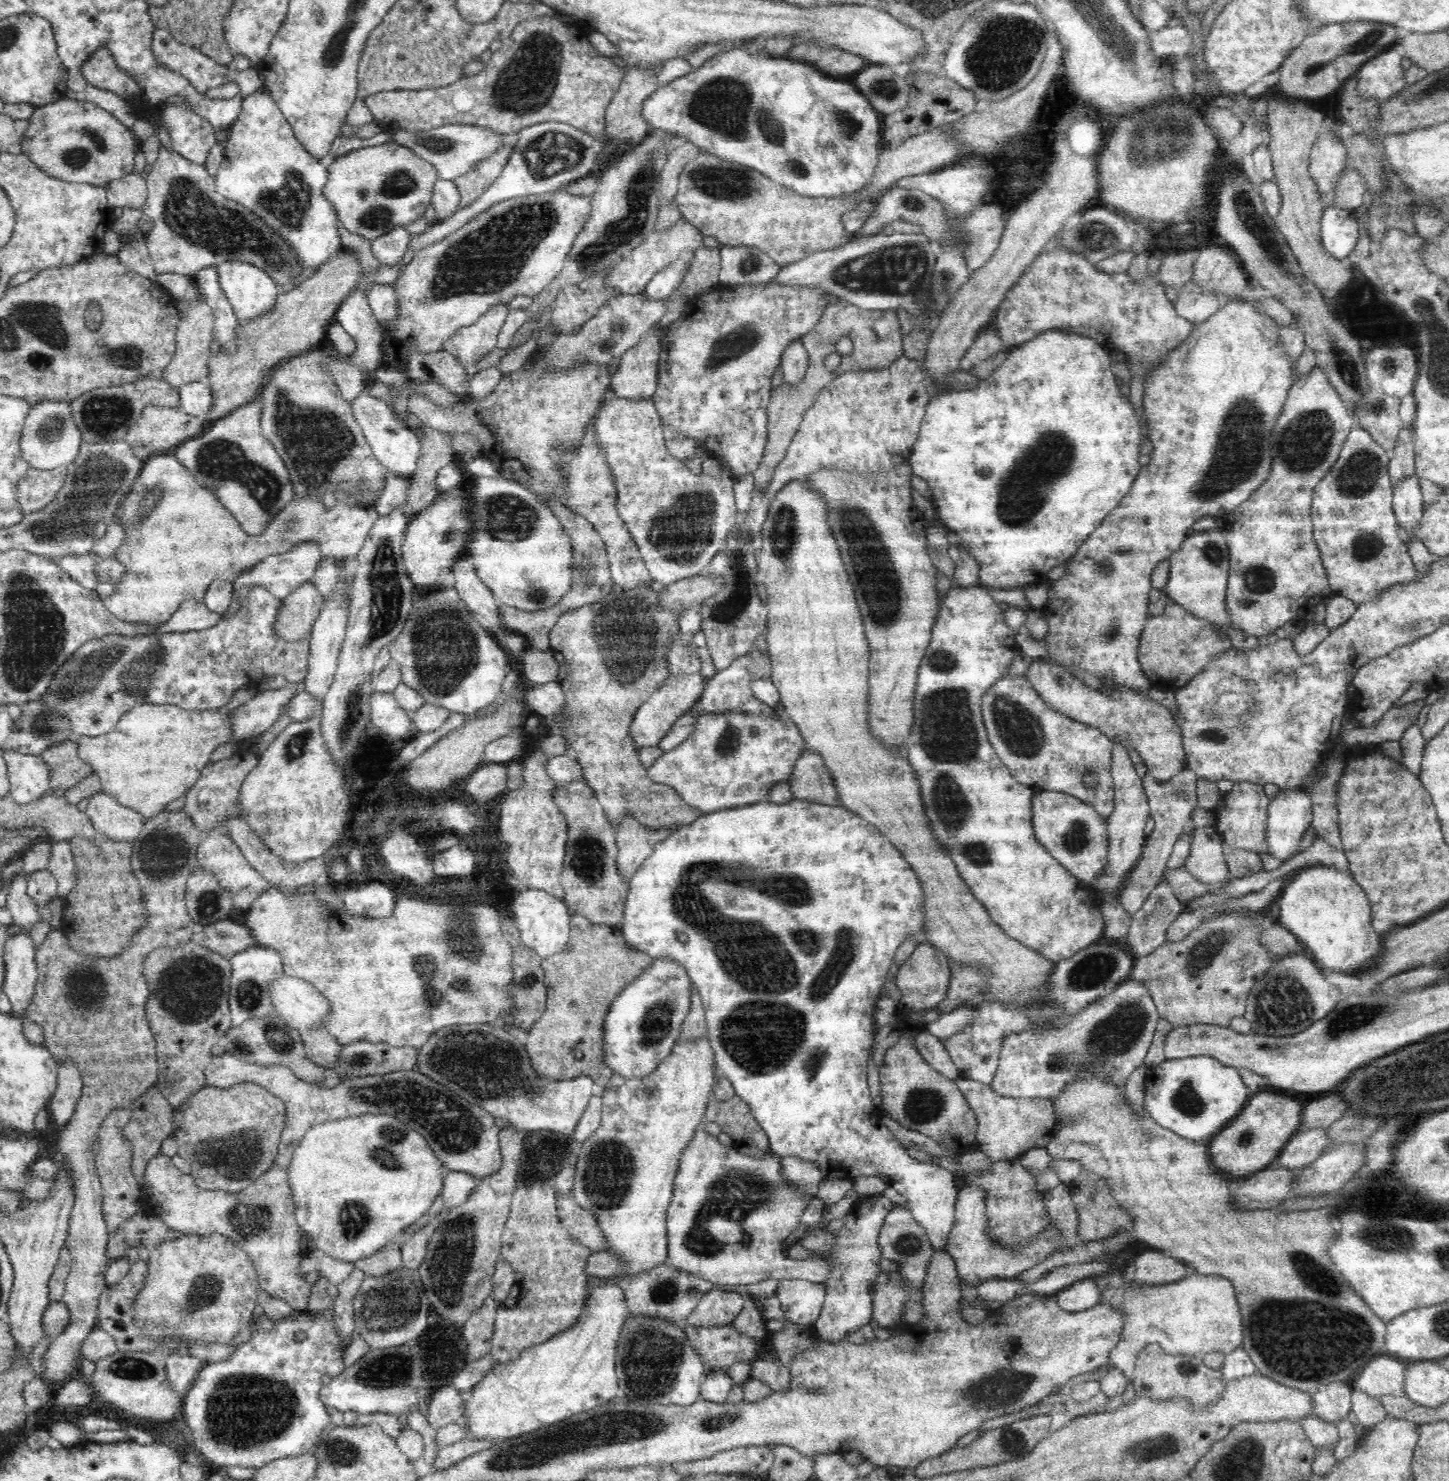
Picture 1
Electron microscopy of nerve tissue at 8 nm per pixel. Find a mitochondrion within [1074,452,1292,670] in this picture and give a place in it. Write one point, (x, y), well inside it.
(1259, 579)

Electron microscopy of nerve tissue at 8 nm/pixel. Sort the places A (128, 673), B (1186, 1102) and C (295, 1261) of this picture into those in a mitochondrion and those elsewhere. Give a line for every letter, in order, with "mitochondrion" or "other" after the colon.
A: mitochondrion
B: mitochondrion
C: other

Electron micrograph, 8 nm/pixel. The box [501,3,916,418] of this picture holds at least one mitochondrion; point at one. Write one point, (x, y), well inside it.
(724, 105)

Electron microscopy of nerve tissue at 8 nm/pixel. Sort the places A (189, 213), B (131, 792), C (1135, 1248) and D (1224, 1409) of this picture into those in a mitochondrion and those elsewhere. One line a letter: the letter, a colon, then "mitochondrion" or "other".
A: mitochondrion
B: other
C: other
D: other

